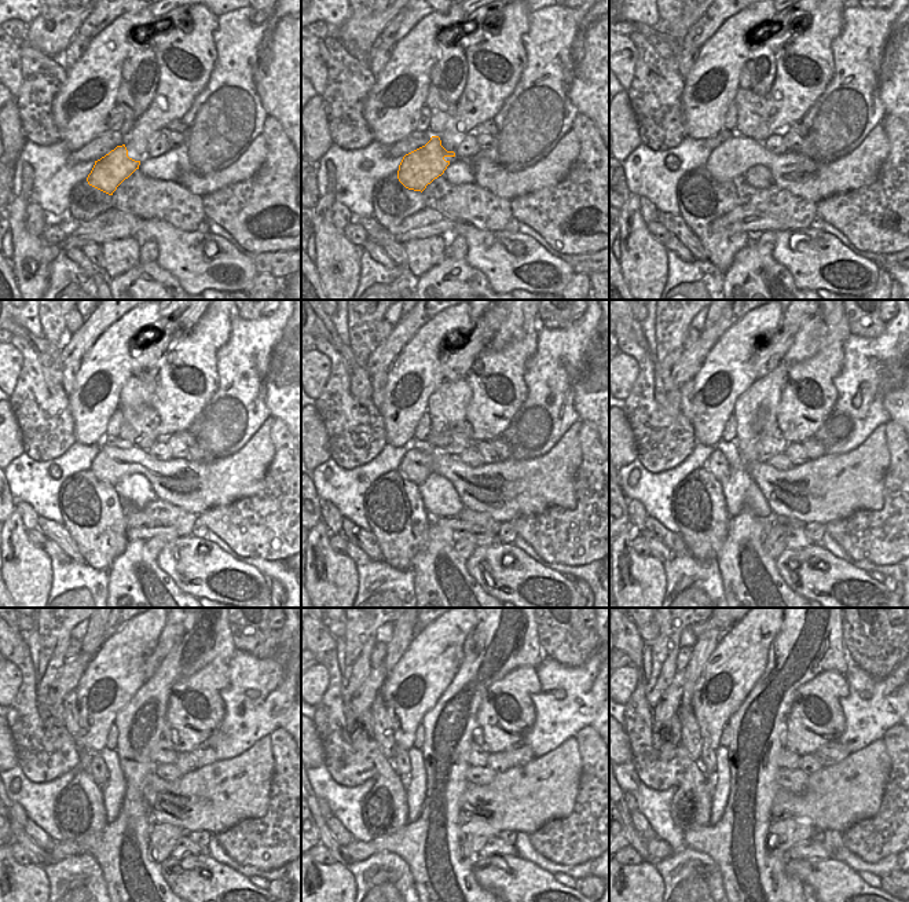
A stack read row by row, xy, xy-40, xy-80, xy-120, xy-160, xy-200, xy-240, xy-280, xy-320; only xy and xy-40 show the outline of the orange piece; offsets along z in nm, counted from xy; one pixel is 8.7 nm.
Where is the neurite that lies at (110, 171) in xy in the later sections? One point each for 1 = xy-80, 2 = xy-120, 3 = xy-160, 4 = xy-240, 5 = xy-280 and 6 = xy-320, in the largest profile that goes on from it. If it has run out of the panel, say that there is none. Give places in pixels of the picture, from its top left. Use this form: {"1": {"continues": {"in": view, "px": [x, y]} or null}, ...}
{"1": {"continues": {"in": "xy-80", "px": [729, 161]}}, "2": {"continues": {"in": "xy-120", "px": [112, 464]}}, "3": {"continues": {"in": "xy-160", "px": [415, 466]}}, "4": {"continues": {"in": "xy-240", "px": [98, 770]}}, "5": {"continues": {"in": "xy-280", "px": [400, 761]}}, "6": {"continues": {"in": "xy-320", "px": [707, 759]}}}

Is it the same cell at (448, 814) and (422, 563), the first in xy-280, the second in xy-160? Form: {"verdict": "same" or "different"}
{"verdict": "same"}

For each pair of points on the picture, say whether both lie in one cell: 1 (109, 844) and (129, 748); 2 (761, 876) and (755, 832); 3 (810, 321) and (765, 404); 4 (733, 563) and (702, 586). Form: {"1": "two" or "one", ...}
{"1": "one", "2": "one", "3": "one", "4": "two"}

